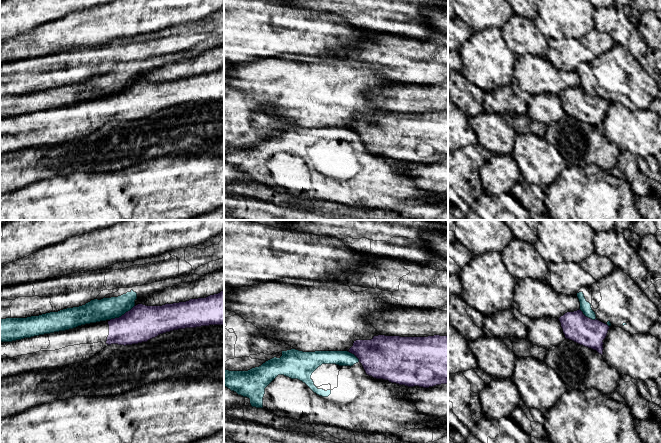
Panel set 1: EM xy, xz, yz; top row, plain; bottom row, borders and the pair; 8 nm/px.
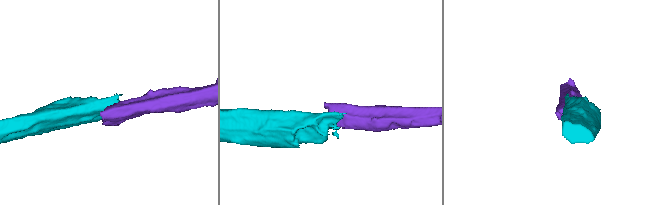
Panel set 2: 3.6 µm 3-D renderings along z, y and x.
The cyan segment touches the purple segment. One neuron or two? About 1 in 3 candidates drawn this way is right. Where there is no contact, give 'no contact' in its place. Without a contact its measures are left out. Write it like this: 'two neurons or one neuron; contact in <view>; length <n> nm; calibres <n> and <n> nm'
two neurons; contact in xy; length 240 nm; calibres 180 and 280 nm

